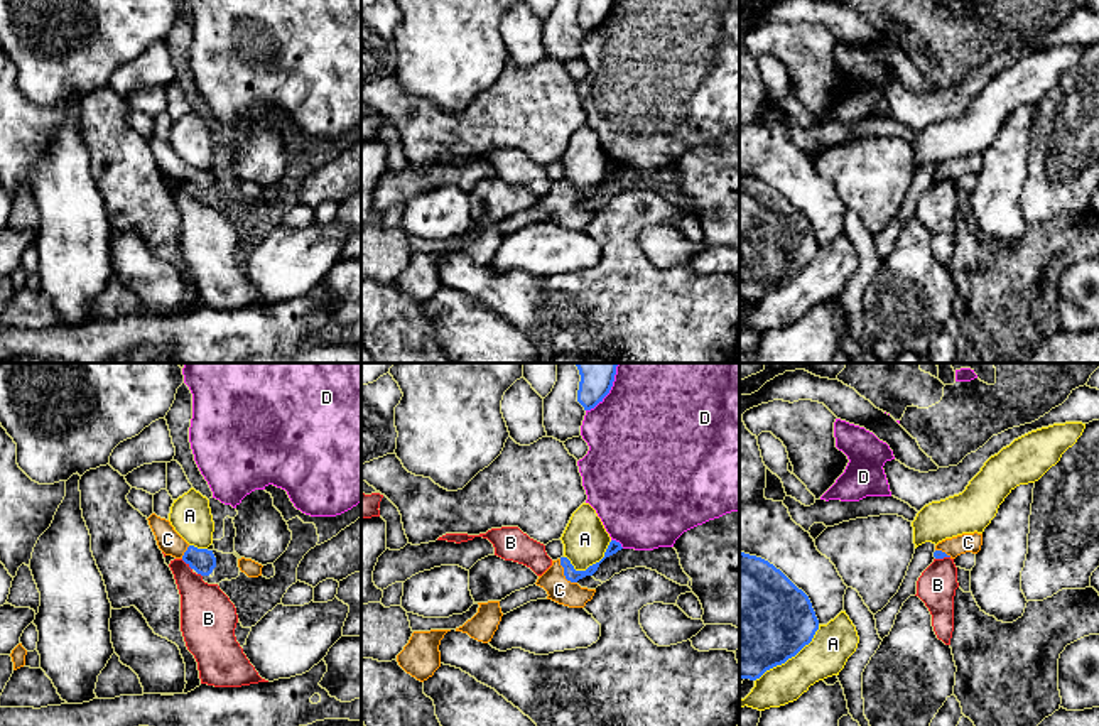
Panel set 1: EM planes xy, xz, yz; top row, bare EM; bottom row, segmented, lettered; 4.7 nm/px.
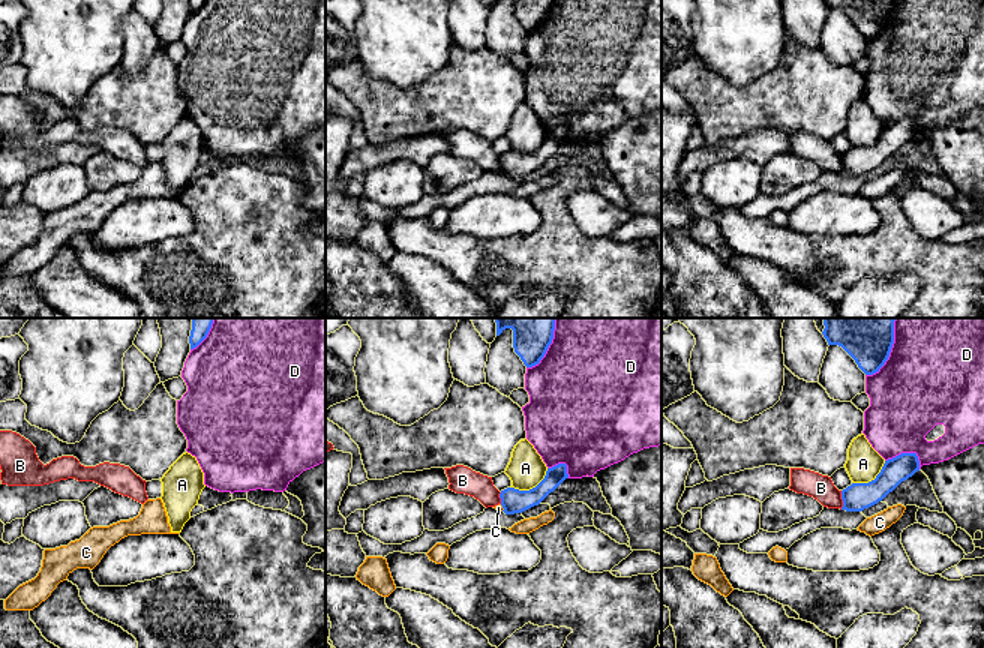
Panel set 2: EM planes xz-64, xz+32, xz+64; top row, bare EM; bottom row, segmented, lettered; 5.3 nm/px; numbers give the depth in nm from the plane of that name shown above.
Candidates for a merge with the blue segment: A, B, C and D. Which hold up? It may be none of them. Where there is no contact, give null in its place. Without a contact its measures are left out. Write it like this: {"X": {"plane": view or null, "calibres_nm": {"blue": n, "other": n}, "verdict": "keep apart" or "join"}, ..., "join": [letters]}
{"A": {"plane": "yz", "calibres_nm": {"blue": 500, "other": 200}, "verdict": "keep apart"}, "B": {"plane": "xy", "calibres_nm": {"blue": 120, "other": 240}, "verdict": "keep apart"}, "C": {"plane": "xz", "calibres_nm": {"blue": 70, "other": 120}, "verdict": "join"}, "D": {"plane": "xz", "calibres_nm": {"blue": 130, "other": 500}, "verdict": "keep apart"}, "join": ["C"]}

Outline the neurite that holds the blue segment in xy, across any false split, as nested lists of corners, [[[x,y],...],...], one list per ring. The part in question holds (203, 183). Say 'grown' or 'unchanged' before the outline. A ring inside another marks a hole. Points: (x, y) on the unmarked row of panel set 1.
grown; [[[152,135],[147,142],[155,157],[159,171],[165,177],[182,181],[191,191],[194,191],[201,198],[209,198],[213,194],[213,191],[216,189],[216,179],[213,172],[189,167],[174,152],[169,142],[160,140],[155,135]]]

